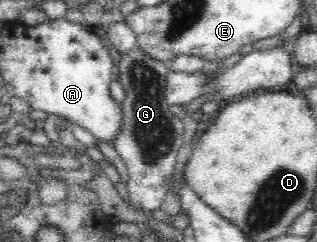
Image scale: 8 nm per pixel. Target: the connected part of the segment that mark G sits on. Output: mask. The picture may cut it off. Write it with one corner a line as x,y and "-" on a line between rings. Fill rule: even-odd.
138,46
123,53
117,64
117,81
124,88
125,98
121,101
122,127
113,146
126,163
129,171
127,190
134,209
142,207
148,211
160,209
166,191
166,179
172,175
178,149
184,144
184,124
170,111
166,94
168,64
146,56

